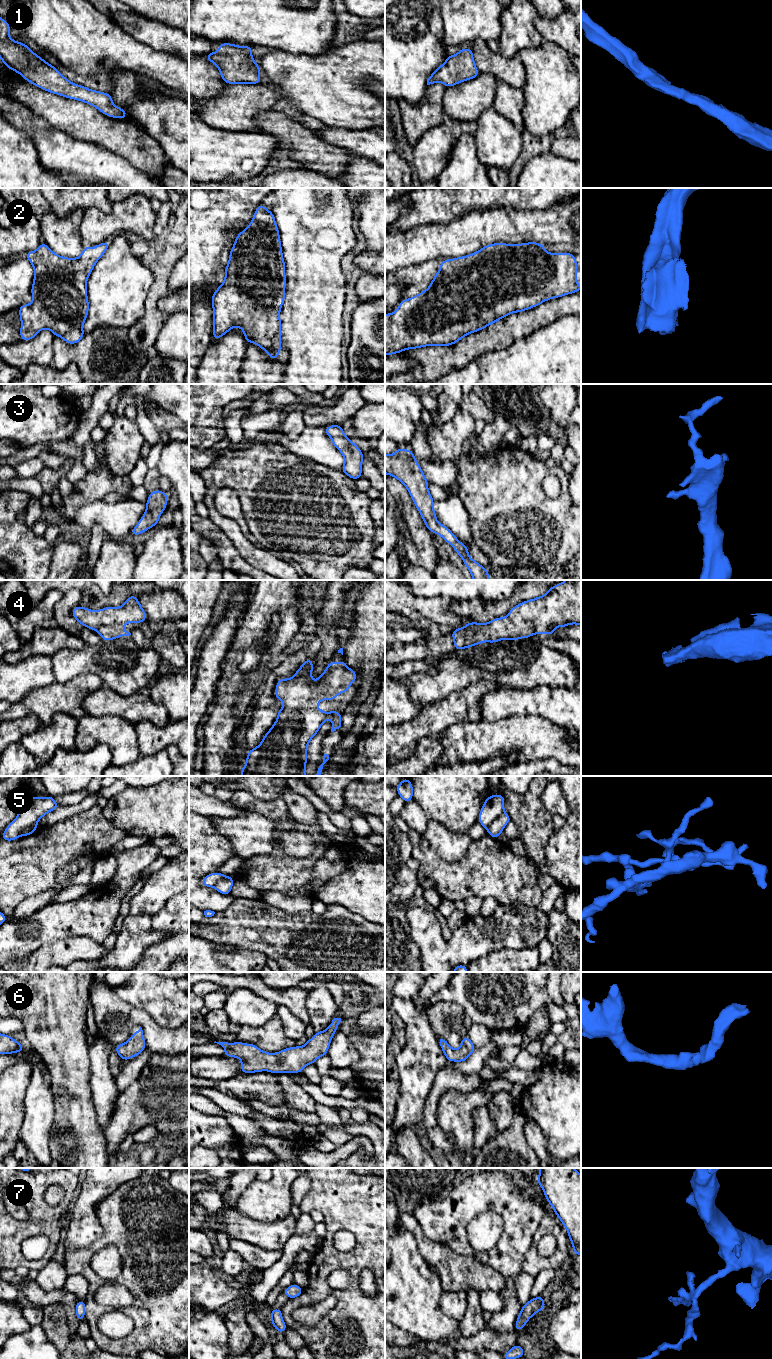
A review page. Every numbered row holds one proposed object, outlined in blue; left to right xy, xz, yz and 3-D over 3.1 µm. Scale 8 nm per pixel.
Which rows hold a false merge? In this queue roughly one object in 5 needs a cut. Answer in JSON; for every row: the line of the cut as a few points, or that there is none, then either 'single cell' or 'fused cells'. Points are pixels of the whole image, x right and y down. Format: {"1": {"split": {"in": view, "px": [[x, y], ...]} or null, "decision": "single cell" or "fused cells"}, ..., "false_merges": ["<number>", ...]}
{"1": {"split": null, "decision": "single cell"}, "2": {"split": null, "decision": "single cell"}, "3": {"split": null, "decision": "single cell"}, "4": {"split": null, "decision": "single cell"}, "5": {"split": {"in": "xy", "px": [[36, 824], [25, 827], [20, 834]]}, "decision": "fused cells"}, "6": {"split": null, "decision": "single cell"}, "7": {"split": null, "decision": "single cell"}, "false_merges": ["5"]}

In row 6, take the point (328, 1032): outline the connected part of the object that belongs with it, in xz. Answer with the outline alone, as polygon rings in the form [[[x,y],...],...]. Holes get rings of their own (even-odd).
[[[334,1018],[330,1023],[330,1026],[322,1032],[315,1032],[313,1038],[308,1039],[307,1043],[301,1047],[294,1046],[291,1048],[285,1048],[280,1052],[268,1053],[259,1049],[255,1044],[246,1044],[243,1042],[214,1042],[221,1045],[225,1049],[223,1056],[236,1057],[241,1059],[241,1073],[255,1073],[261,1071],[268,1071],[275,1074],[280,1073],[302,1073],[303,1069],[308,1064],[314,1064],[315,1061],[326,1055],[330,1046],[330,1042],[334,1033],[339,1030],[337,1026],[340,1024],[341,1018]]]

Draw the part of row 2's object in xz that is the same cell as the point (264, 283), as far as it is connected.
[[[261,203],[250,224],[235,238],[230,250],[229,262],[224,269],[225,279],[211,298],[213,307],[213,336],[218,340],[235,326],[242,329],[247,345],[252,342],[268,353],[269,358],[278,359],[281,351],[280,311],[285,301],[285,261],[283,258],[279,229],[274,214]]]

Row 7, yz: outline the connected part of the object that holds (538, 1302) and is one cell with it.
[[[541,1295],[537,1296],[536,1298],[530,1299],[526,1304],[522,1305],[522,1309],[515,1323],[515,1330],[522,1330],[528,1320],[537,1312],[545,1309],[545,1306],[546,1304]]]

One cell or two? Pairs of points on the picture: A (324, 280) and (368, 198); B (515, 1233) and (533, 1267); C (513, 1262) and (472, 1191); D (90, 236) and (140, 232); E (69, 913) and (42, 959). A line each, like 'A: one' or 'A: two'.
A: two
B: two
C: one
D: one
E: two

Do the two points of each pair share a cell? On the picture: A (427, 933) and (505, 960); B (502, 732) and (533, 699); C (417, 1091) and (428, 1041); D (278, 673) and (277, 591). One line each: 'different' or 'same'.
A: different
B: different
C: same
D: different

